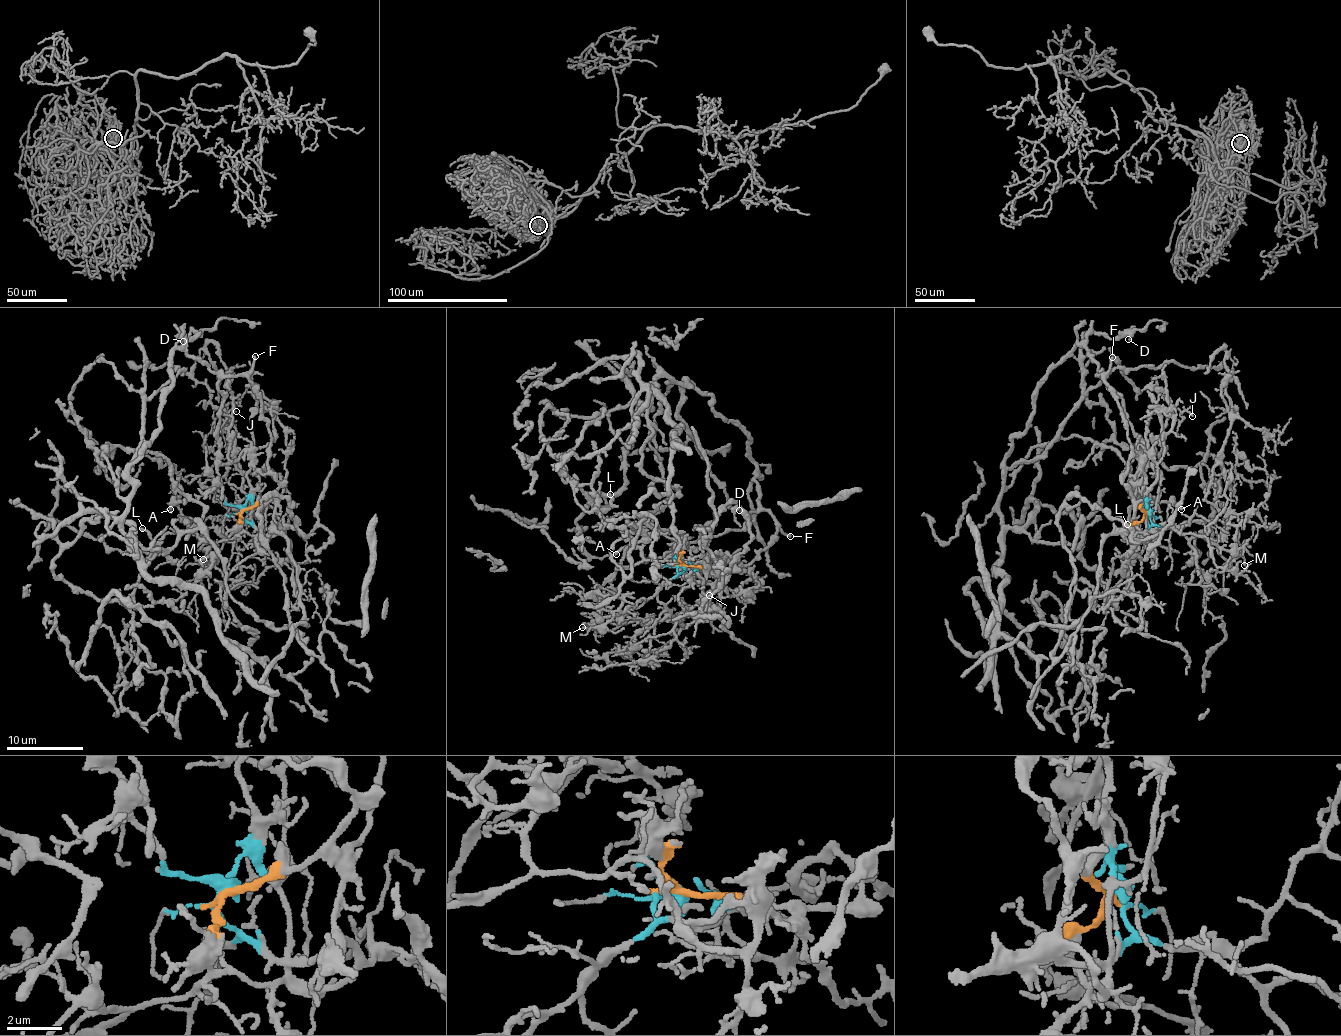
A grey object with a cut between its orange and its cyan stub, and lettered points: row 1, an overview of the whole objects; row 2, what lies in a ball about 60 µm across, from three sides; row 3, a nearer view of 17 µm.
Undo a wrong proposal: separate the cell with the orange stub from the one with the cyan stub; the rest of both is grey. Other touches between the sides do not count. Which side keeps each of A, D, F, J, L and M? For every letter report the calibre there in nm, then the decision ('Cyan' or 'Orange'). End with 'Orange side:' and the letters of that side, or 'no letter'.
A: Thickness 220 nm. Orange
D: Thickness 130 nm. Orange
F: Thickness 170 nm. Orange
J: Thickness 110 nm. Cyan
L: Thickness 160 nm. Orange
M: Thickness 140 nm. Cyan
Orange side: A, D, F, L

